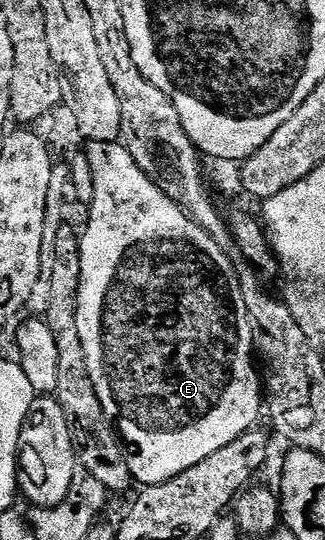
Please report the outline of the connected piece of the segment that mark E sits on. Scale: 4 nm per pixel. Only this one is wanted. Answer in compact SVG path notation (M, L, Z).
M92 141L85 147L87 149L84 150L84 156L90 164L95 197L88 206L90 226L87 227L86 234L83 232L80 237L82 258L76 331L80 331L80 343L84 347L84 359L88 363L88 375L96 387L96 395L100 395L100 403L107 417L116 419L116 432L128 446L126 462L131 478L137 484L139 481L139 486L142 487L159 485L168 479L176 479L176 475L188 471L188 467L196 467L196 463L204 463L208 455L216 455L220 447L228 447L232 439L240 439L240 435L255 428L257 421L254 420L257 419L258 412L263 412L264 409L264 385L256 368L254 344L250 339L248 307L244 303L242 284L229 255L210 240L208 231L194 224L193 219L186 215L185 209L180 208L167 193L154 185L153 179L139 167L136 159L132 159L125 144Z

